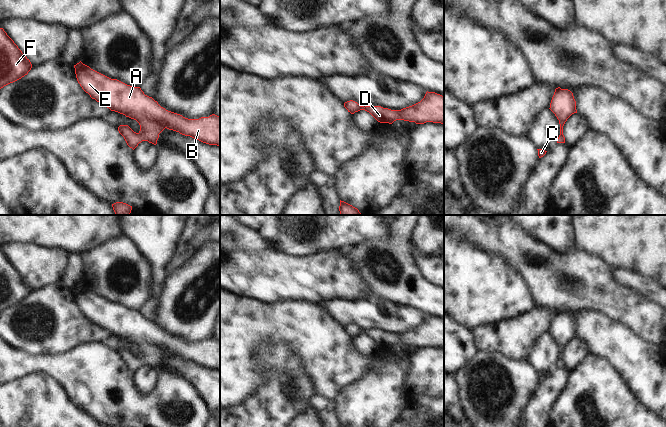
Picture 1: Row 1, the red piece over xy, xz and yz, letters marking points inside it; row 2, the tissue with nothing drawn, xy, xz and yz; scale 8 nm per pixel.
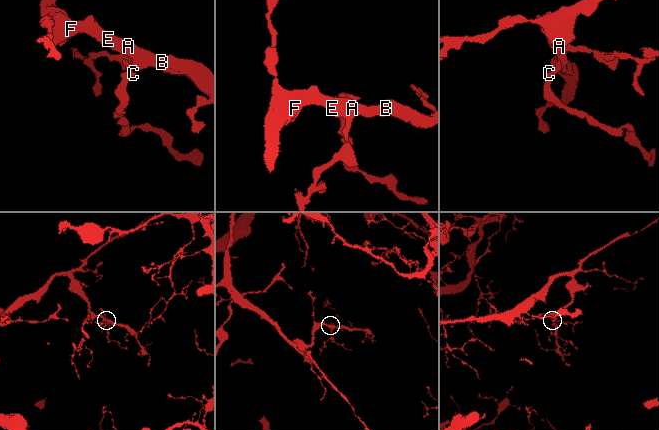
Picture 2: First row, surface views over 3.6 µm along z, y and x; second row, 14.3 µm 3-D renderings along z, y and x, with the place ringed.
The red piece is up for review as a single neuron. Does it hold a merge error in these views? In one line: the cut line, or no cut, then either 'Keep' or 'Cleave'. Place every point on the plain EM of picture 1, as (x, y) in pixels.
No split. Keep.

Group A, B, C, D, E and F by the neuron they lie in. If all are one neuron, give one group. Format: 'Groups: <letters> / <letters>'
Groups: A B C D E F.

